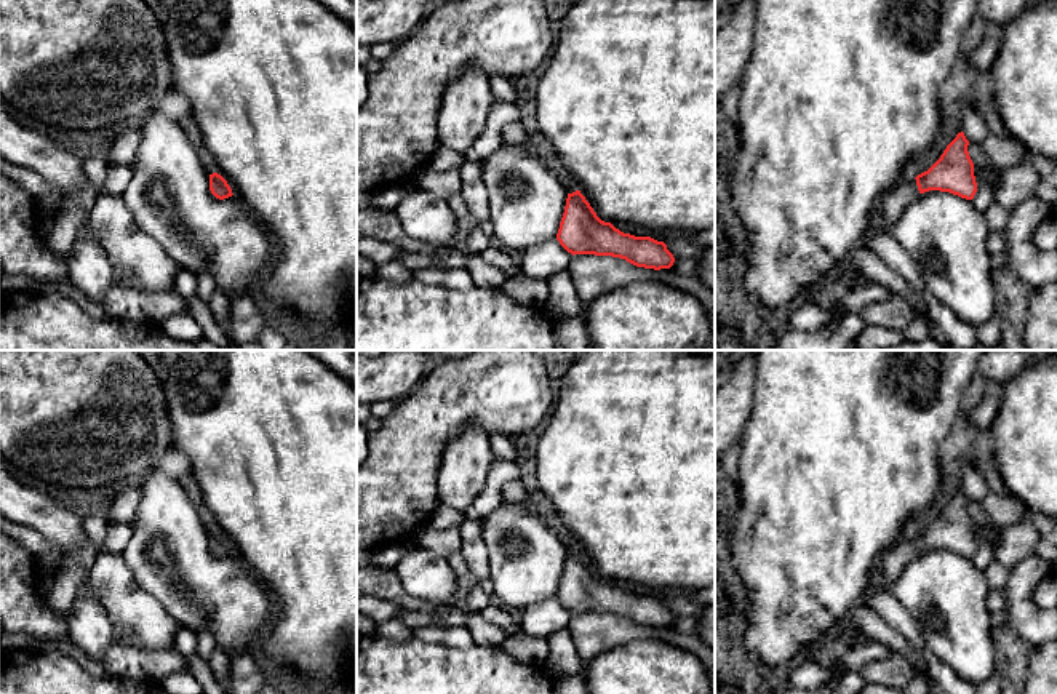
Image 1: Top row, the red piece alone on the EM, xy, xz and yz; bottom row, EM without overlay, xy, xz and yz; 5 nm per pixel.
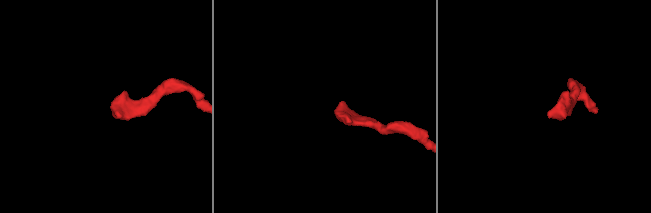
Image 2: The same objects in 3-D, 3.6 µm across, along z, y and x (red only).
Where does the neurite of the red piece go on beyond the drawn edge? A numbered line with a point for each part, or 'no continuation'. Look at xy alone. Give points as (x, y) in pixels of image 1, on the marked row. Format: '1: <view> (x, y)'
no continuation

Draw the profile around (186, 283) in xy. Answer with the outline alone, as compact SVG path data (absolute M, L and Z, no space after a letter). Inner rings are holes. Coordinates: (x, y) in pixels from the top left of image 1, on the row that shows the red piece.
M181 269L174 281L174 289L185 299L195 297L198 289L197 273L189 269Z

